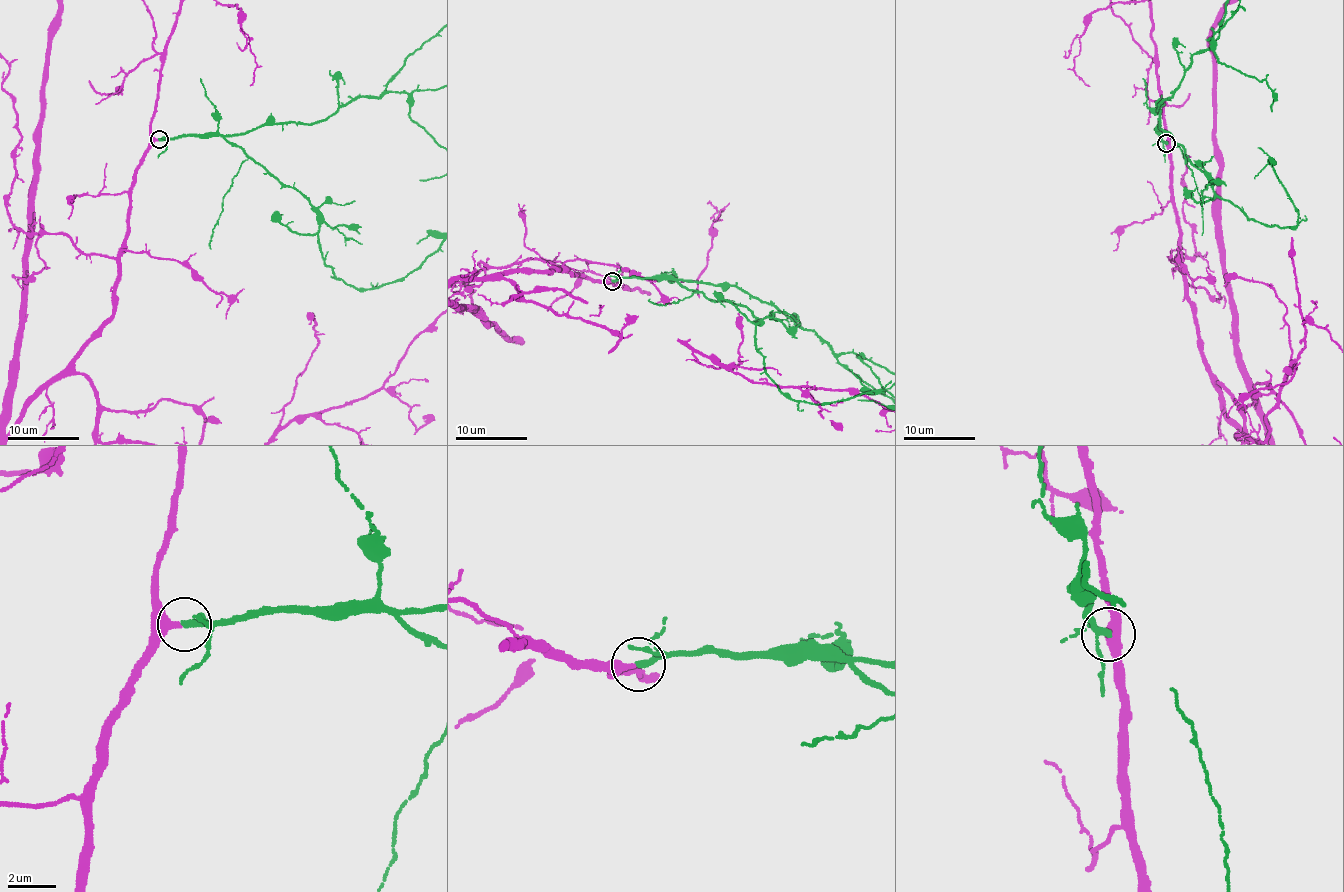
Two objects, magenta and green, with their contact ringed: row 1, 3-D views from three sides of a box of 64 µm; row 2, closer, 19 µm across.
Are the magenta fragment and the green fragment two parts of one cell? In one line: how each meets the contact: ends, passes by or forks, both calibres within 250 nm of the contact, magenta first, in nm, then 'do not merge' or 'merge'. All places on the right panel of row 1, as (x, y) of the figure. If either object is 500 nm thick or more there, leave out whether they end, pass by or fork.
magenta ends there; green passes by; 380 nm thick on the magenta side, 200 nm on the other; merge

